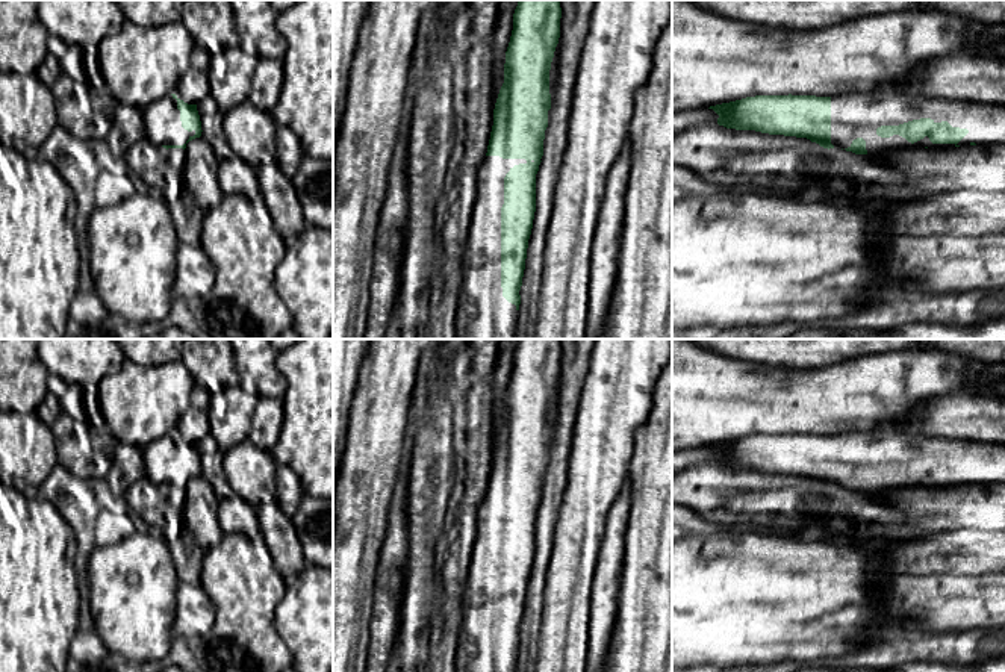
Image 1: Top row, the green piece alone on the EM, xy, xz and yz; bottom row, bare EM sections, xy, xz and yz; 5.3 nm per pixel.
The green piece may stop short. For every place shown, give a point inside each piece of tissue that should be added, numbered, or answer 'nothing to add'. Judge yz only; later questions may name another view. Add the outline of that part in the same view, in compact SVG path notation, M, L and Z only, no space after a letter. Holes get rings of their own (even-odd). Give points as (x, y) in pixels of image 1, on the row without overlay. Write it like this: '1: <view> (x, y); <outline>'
1: yz (852, 454); M888 428L831 436L831 483L845 489L854 478L863 477L869 495L925 486L929 489L955 486L955 483L932 483L928 475L911 483L899 474L890 477L876 474L881 465L899 465L920 457L931 457L934 462L947 460L952 466L967 468L969 472L957 484L972 481L981 486L1005 484L1005 445L910 436Z

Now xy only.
1: xy (162, 465); M173 434L153 440L142 448L142 454L145 478L153 484L183 484L195 474L195 469L188 471L182 466L180 450Z

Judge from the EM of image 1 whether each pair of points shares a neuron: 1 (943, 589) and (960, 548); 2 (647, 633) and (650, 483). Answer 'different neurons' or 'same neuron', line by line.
1: different neurons
2: same neuron

